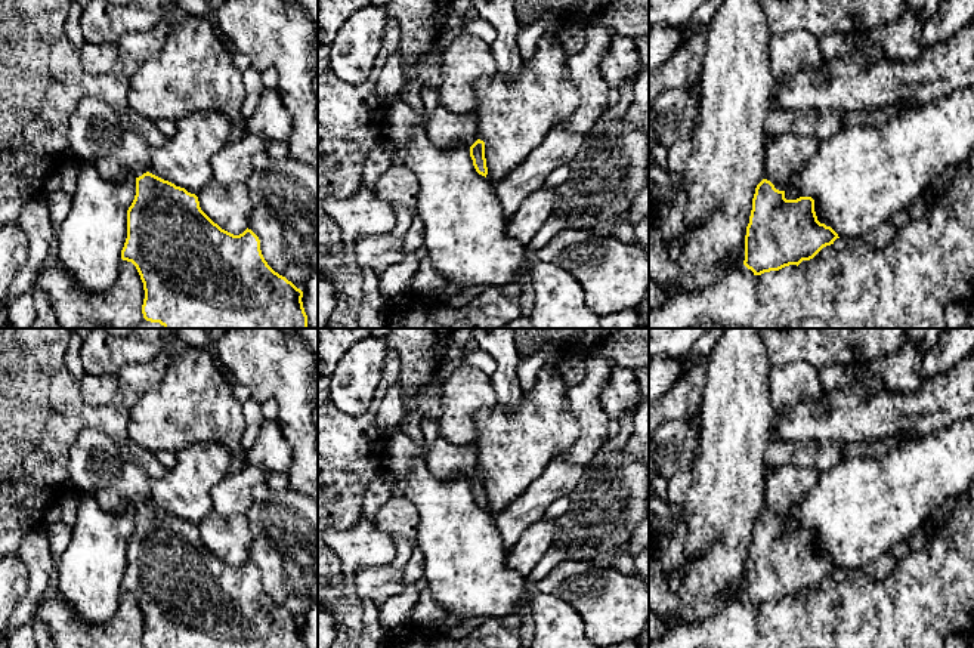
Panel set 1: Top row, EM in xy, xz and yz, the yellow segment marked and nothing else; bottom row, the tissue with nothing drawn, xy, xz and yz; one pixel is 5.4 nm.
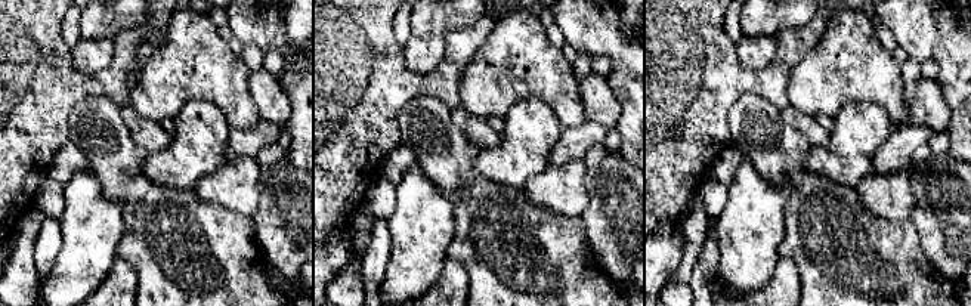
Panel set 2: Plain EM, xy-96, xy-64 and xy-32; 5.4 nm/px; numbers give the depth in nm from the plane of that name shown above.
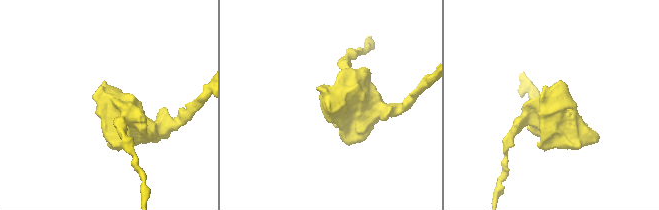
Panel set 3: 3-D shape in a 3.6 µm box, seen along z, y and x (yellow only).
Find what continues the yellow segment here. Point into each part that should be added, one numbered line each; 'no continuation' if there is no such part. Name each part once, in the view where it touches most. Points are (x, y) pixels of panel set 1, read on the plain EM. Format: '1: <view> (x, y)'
1: yz (787, 486)

